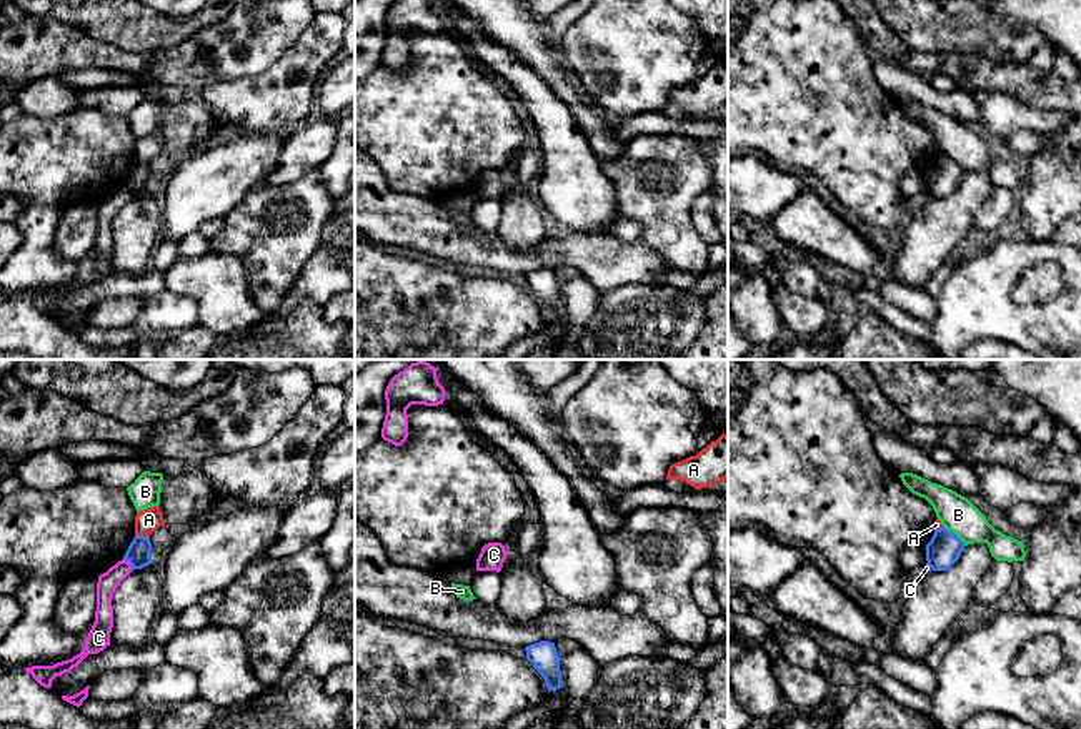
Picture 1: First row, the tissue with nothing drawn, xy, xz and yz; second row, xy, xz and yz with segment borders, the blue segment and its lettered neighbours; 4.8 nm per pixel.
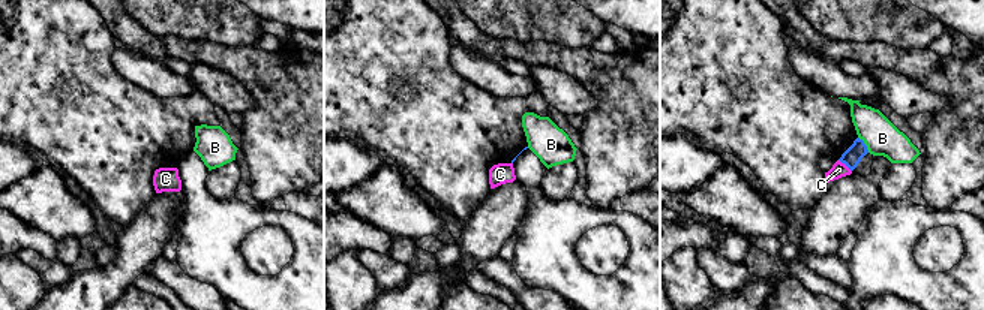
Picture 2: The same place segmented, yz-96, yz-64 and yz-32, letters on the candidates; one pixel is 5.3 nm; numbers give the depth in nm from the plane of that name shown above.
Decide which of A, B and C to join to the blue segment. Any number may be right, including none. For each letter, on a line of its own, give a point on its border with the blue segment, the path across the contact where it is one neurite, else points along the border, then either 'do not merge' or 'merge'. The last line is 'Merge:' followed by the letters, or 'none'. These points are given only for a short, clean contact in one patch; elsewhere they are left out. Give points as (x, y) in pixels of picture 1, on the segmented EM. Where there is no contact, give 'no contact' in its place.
A: contact xy (142, 536); border xy (135, 533), (149, 538); do not merge
B: contact yz (955, 535); do not merge
C: contact xy (129, 561); border xy (124, 558), (134, 568); do not merge
Merge: none

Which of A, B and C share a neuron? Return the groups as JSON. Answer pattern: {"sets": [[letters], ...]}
{"sets": [["A"], ["B"], ["C"]]}

